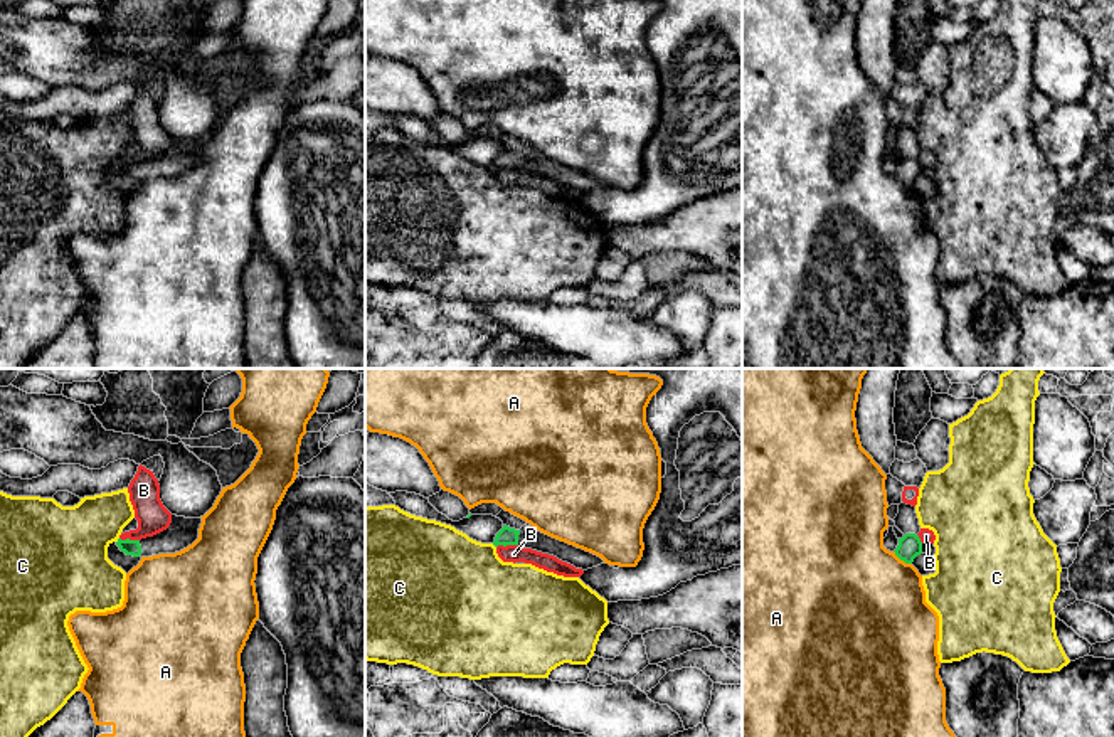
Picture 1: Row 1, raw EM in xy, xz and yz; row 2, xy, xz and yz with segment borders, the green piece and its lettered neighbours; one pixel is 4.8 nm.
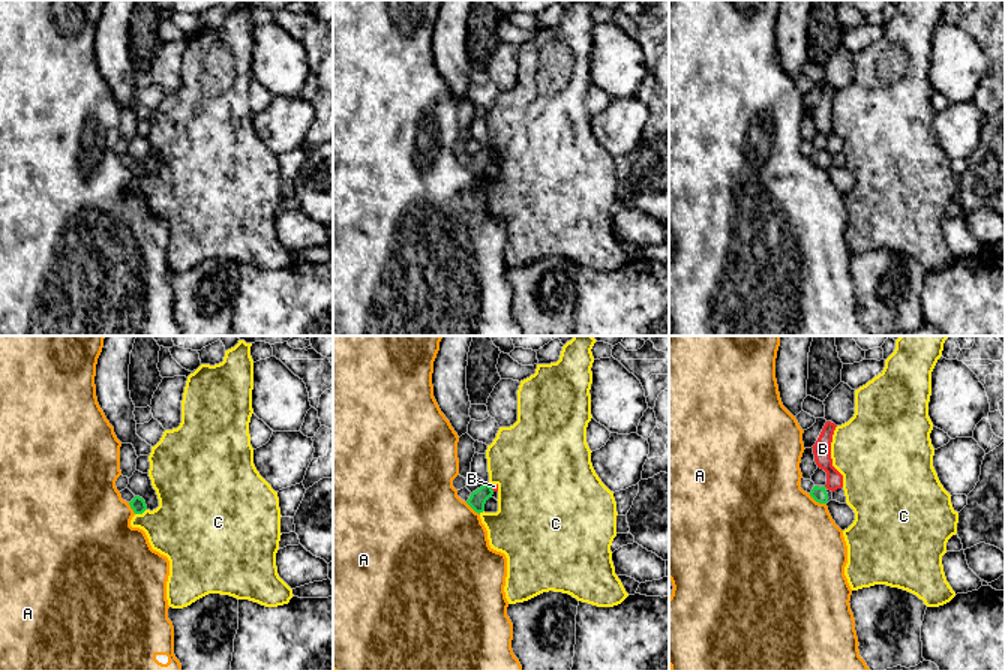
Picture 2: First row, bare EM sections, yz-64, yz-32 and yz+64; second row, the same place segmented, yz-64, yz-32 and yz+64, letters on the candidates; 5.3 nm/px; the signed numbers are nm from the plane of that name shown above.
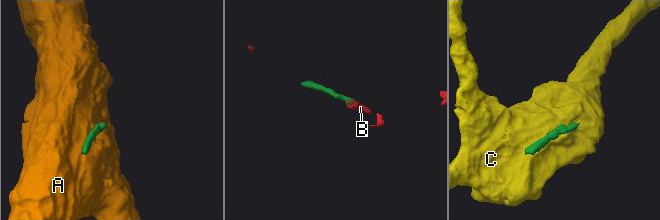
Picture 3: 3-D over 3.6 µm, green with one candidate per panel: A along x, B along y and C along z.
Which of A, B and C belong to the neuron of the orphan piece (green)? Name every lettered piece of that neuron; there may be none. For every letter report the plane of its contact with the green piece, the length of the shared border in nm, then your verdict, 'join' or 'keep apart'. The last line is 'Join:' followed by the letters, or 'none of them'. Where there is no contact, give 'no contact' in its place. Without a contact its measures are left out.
A: contact in yz; length 110 nm; keep apart
B: contact in xz; length 110 nm; keep apart
C: contact in xy; length 30 nm; keep apart
Join: none of them

